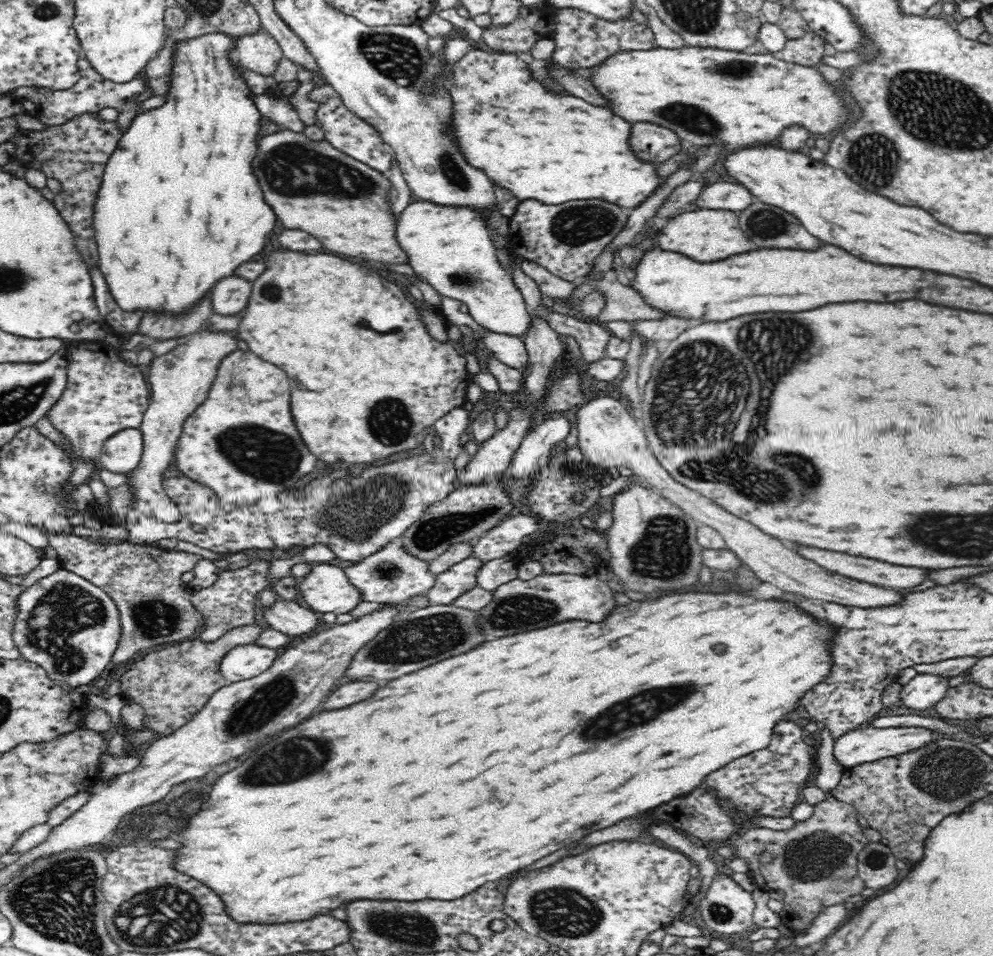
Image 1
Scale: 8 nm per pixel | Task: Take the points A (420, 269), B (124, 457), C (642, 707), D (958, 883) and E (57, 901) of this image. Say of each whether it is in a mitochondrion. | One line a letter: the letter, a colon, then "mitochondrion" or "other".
A: other
B: other
C: mitochondrion
D: other
E: mitochondrion

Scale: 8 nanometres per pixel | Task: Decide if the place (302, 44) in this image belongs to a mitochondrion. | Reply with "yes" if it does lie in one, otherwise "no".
no

